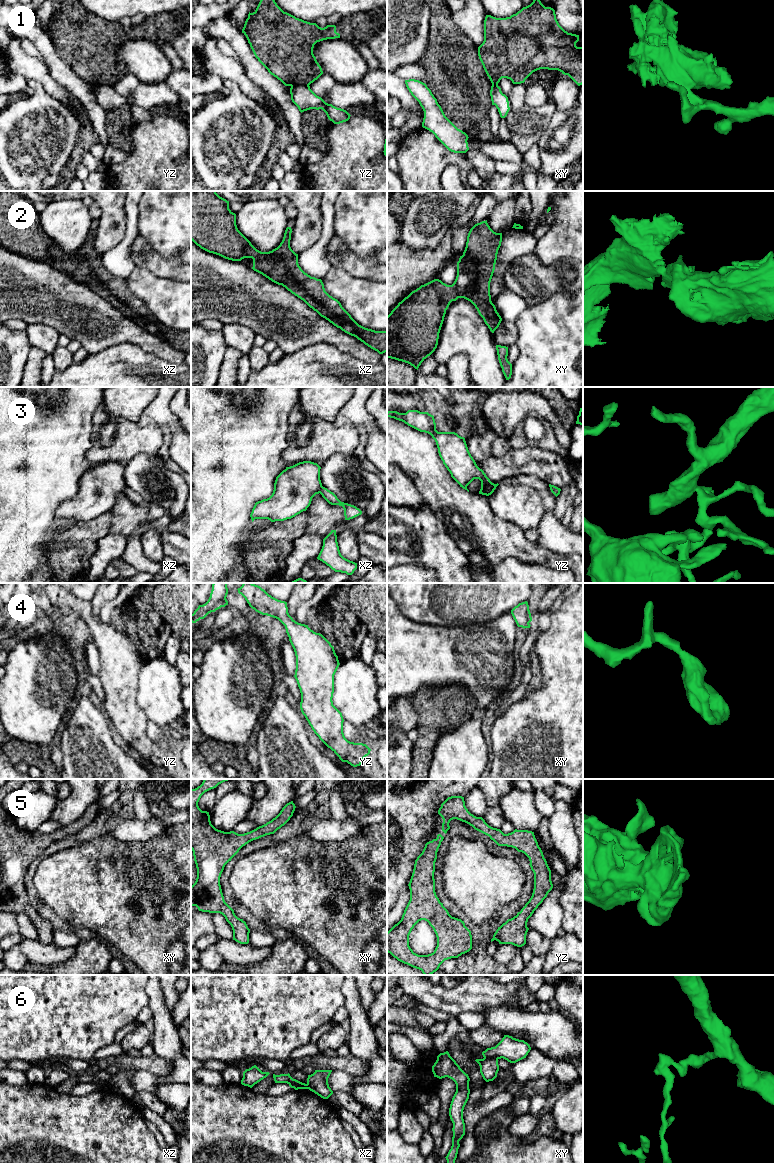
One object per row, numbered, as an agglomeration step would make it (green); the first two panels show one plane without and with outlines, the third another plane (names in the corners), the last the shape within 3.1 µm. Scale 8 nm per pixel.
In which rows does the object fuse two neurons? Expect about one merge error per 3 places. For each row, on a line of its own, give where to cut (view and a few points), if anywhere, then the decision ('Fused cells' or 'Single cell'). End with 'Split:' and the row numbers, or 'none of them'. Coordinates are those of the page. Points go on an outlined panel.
1: Split along yz (308, 84), (293, 84), (291, 86). Fused cells
2: No split. Single cell
3: Split along xz (322, 486), (319, 492). Fused cells
4: No split. Single cell
5: No split. Single cell
6: Split along xy (484, 1057), (495, 1057), (497, 1059). Fused cells
Split: 1, 3, 6

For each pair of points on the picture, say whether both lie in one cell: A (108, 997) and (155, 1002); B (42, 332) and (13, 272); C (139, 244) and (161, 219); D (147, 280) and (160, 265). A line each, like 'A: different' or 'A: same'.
A: different
B: different
C: different
D: different

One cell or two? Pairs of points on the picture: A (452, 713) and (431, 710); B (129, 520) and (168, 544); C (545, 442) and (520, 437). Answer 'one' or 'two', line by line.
A: one
B: one
C: one

